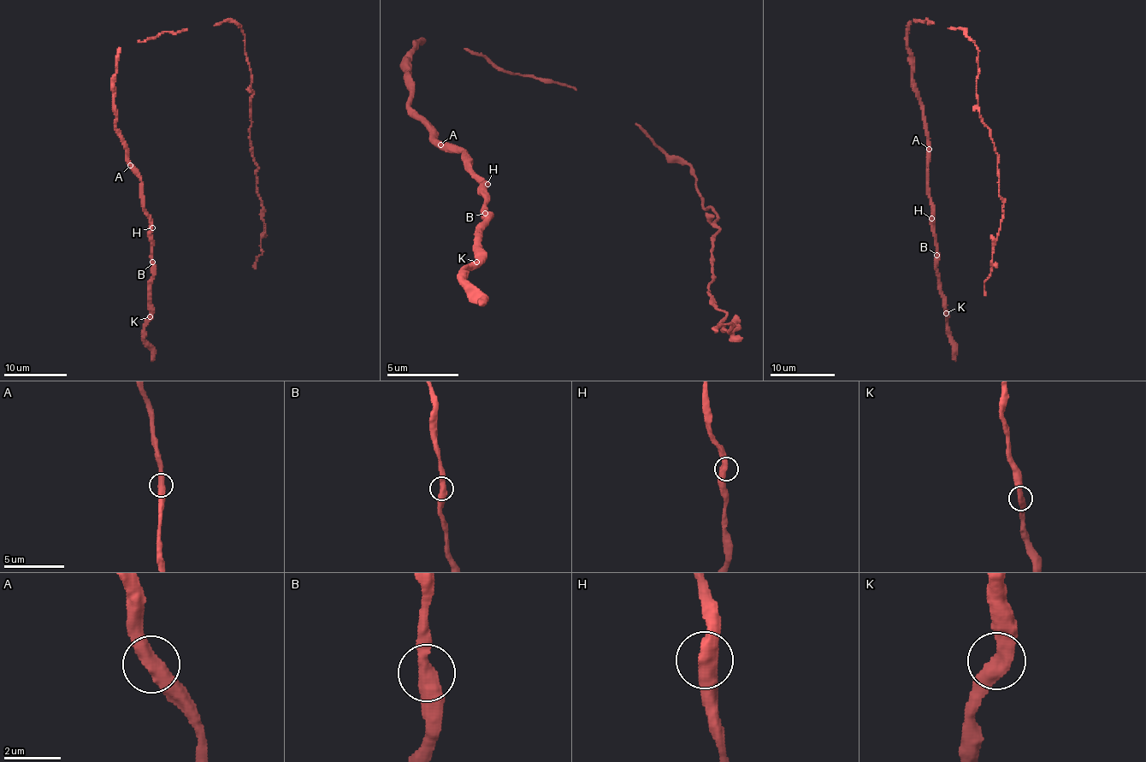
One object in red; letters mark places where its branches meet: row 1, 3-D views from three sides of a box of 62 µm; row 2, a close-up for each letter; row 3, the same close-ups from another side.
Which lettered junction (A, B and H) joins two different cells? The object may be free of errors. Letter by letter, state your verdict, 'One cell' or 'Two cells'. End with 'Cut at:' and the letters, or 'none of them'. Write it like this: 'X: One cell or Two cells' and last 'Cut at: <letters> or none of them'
A: One cell
B: One cell
H: One cell
Cut at: none of them

